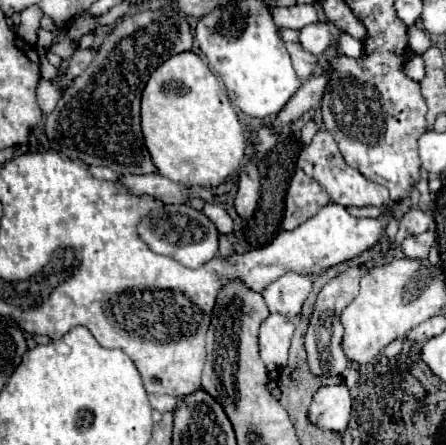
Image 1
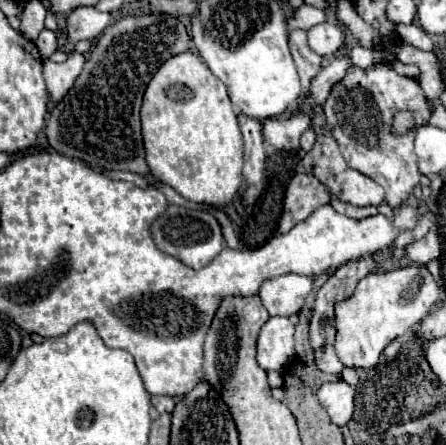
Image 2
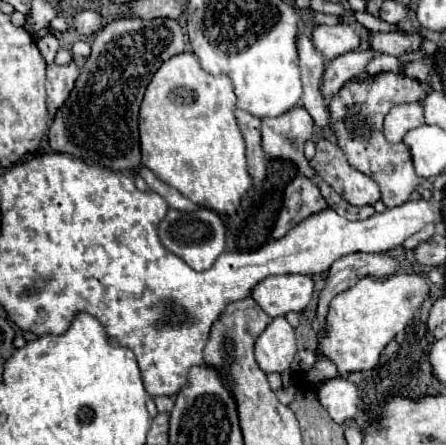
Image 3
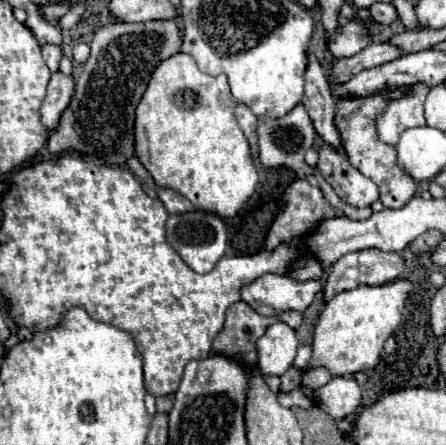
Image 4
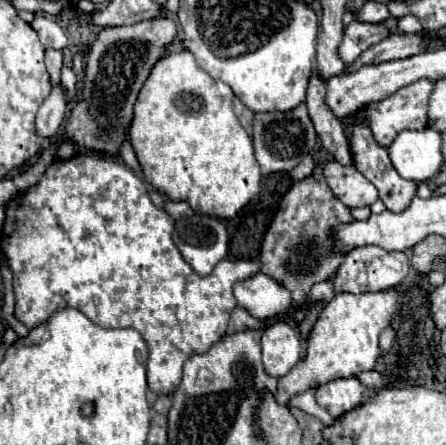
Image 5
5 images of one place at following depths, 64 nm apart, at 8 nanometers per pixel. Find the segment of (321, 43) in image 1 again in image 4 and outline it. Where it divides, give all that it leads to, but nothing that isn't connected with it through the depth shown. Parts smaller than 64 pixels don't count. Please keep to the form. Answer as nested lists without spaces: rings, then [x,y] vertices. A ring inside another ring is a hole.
[[[348,22],[346,26],[336,30],[328,50],[334,58],[350,58],[364,50],[370,42],[372,42],[370,28],[366,28],[362,22]]]

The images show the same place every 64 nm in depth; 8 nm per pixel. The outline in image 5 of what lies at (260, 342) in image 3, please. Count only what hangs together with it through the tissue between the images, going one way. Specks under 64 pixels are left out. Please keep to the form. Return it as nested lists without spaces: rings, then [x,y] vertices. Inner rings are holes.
[[[272,324],[262,334],[262,362],[270,376],[284,376],[300,360],[300,340],[290,324]]]

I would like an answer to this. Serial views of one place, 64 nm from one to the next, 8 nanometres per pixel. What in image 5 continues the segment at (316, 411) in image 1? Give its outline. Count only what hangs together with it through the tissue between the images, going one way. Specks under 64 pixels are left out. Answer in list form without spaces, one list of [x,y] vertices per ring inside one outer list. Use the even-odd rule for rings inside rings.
[[[356,376],[344,378],[344,380],[332,380],[316,390],[316,402],[318,406],[326,408],[330,416],[338,418],[344,412],[356,408],[362,404],[364,386]]]

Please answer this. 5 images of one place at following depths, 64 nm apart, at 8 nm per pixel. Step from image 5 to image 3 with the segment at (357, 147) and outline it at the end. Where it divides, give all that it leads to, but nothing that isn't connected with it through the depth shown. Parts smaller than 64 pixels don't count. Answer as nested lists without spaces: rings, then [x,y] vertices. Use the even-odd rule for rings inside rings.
[[[382,72],[374,80],[360,82],[358,78],[344,84],[340,92],[330,100],[330,126],[334,136],[338,138],[338,146],[346,154],[348,162],[352,168],[360,170],[366,176],[372,176],[382,192],[382,202],[388,208],[400,206],[406,200],[410,200],[412,192],[420,184],[420,178],[416,176],[410,154],[406,146],[400,144],[390,144],[382,136],[382,120],[388,114],[388,110],[394,104],[404,104],[404,102],[416,102],[424,100],[426,92],[420,82],[396,76],[394,72]]]

